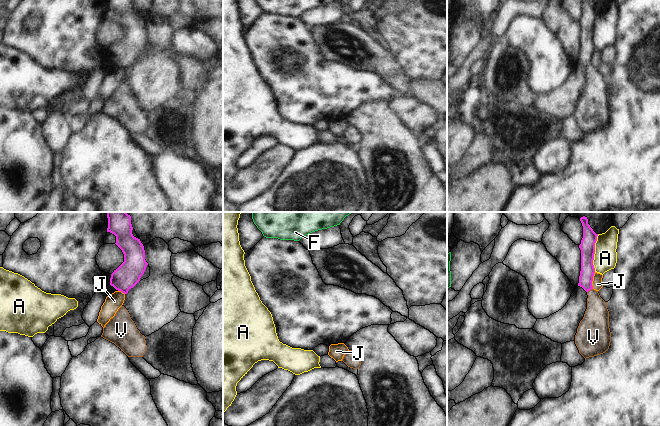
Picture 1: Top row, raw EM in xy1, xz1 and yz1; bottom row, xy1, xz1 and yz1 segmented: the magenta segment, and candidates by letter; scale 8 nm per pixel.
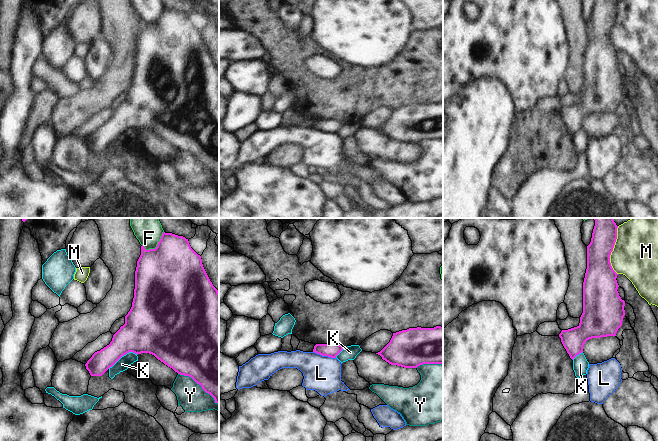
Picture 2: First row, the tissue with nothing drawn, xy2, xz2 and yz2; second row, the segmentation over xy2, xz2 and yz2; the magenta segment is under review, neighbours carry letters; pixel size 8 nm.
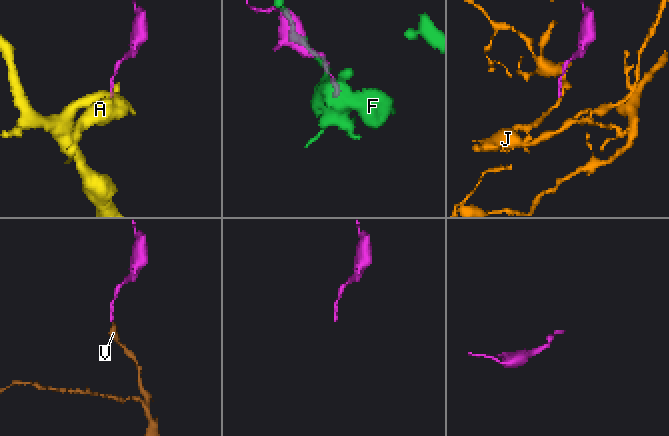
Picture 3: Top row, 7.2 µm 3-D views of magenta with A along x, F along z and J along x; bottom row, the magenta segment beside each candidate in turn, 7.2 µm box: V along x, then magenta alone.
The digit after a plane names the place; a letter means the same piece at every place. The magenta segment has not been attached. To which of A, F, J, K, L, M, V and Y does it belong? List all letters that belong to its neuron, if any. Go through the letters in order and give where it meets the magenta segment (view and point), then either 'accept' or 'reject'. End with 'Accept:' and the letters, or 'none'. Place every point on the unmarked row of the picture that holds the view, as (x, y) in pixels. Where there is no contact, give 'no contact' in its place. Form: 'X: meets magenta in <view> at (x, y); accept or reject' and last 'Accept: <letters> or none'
A: meets magenta in yz1 at (594, 29); reject
F: meets magenta in xy2 at (157, 21); reject
J: meets magenta in yz1 at (592, 56); reject
K: meets magenta in xy2 at (122, 131); reject
L: meets magenta in xz2 at (324, 131); reject
M: meets magenta in yz2 at (612, 26); reject
V: meets magenta in yz1 at (589, 66); accept
Y: meets magenta in xy2 at (199, 160); reject
Accept: V

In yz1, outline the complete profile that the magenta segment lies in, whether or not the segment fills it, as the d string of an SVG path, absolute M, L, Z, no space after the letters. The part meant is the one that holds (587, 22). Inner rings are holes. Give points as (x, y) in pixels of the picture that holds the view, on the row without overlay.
M582 0L583 14L581 26L581 47L578 62L588 71L587 85L580 97L575 111L575 120L579 129L586 135L605 129L610 122L611 108L609 104L609 87L607 78L593 65L592 57L595 49L593 41L597 12L589 0Z

